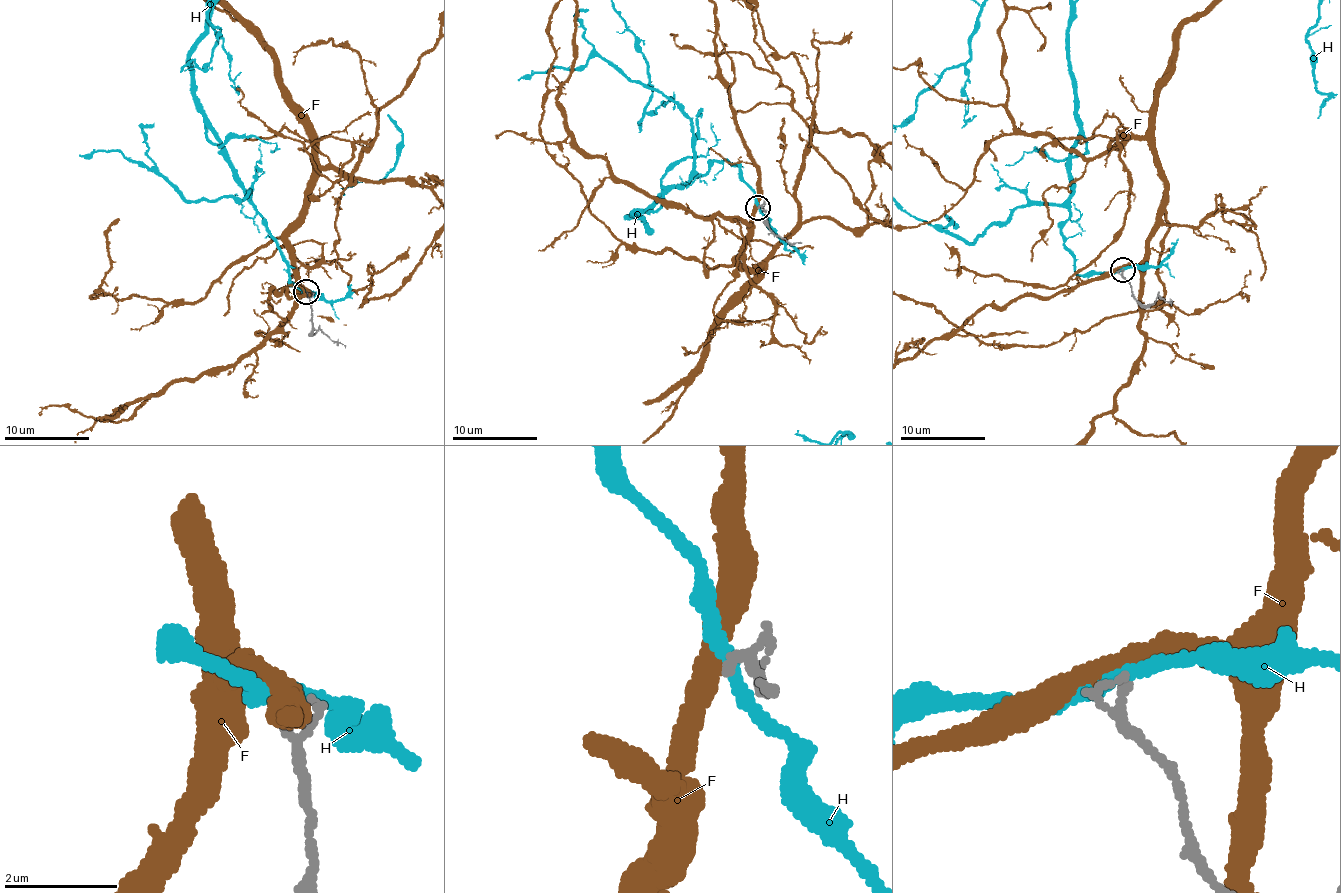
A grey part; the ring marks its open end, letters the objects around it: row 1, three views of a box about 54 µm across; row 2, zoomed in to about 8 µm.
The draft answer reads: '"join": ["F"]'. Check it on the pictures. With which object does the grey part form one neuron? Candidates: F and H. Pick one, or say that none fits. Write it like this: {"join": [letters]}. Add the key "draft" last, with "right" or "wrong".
{"join": ["F"], "draft": "right"}

